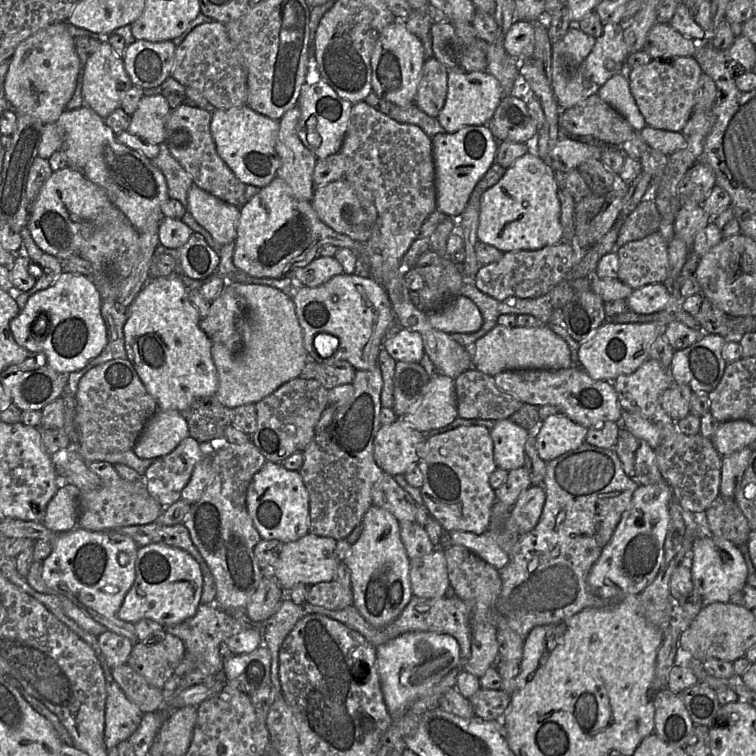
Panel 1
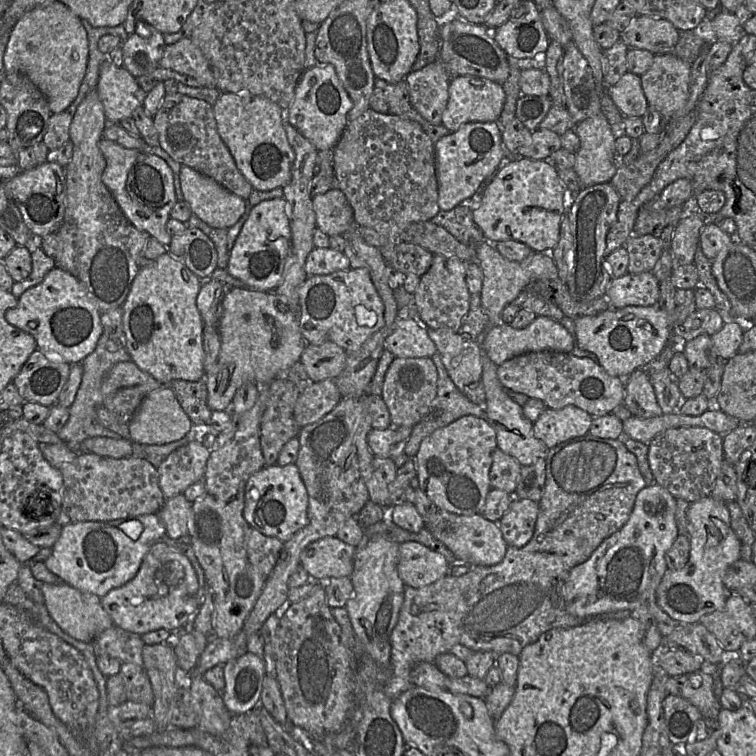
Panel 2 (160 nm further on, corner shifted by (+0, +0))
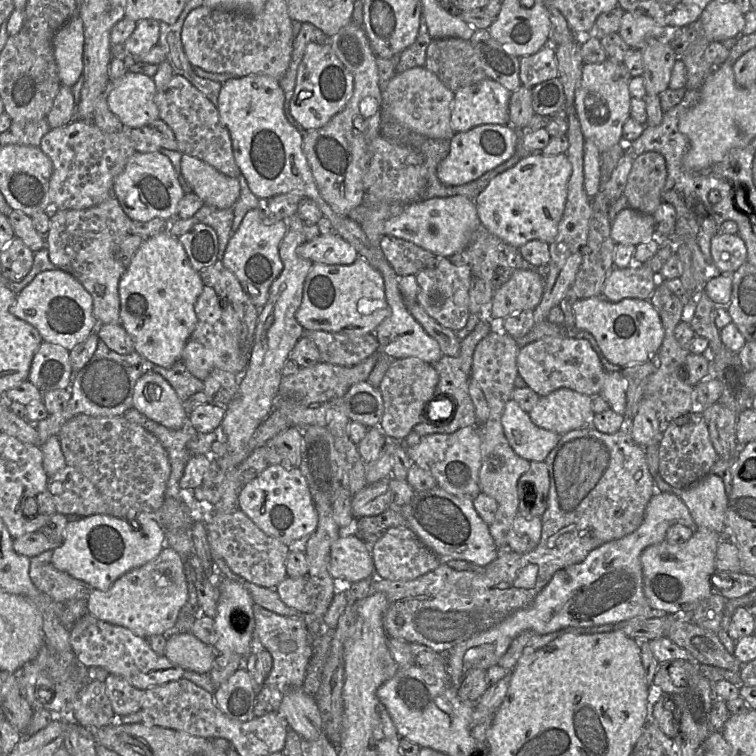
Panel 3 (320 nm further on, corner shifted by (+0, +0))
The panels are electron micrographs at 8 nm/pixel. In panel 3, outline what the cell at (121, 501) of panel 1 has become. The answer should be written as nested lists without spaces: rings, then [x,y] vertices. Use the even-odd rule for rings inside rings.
[[[66,465],[49,477],[47,489],[53,496],[56,513],[82,517],[108,513],[102,494],[73,466]]]

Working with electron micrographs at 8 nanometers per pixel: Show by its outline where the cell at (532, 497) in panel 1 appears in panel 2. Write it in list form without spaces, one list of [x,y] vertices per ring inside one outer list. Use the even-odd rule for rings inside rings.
[[[514,499],[498,522],[508,546],[521,548],[532,538],[539,514],[539,503],[529,499]]]

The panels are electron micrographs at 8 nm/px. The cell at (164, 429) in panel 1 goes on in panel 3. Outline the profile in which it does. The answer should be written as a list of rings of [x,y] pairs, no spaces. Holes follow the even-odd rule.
[[[153,371],[138,378],[134,387],[133,408],[170,429],[180,429],[190,423],[174,388]]]

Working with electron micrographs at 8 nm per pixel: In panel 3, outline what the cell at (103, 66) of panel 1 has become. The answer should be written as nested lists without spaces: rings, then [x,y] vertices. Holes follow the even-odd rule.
[[[126,72],[120,79],[108,82],[107,103],[125,127],[139,128],[148,126],[159,119],[159,110],[155,103],[157,89],[153,77],[141,73]]]

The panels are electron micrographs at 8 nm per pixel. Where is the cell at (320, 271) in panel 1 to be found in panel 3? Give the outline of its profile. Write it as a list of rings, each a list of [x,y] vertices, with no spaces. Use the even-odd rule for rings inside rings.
[[[336,232],[307,240],[297,248],[297,252],[313,263],[328,265],[350,265],[359,257],[357,250]]]

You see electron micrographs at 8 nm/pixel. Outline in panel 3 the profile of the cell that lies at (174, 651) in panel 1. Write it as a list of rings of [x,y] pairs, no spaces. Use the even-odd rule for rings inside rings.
[[[109,674],[104,683],[116,716],[125,716],[140,711],[144,690],[132,686],[127,680],[114,674]]]

